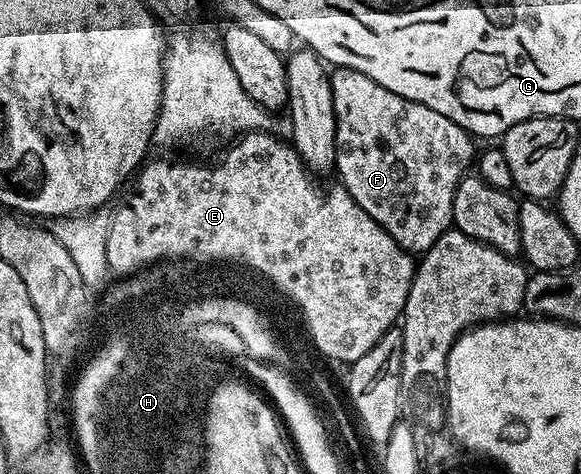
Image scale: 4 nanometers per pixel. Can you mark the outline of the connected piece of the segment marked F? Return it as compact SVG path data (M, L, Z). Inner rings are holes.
M335 67L329 76L337 119L335 173L338 180L356 203L386 233L393 235L401 248L412 255L426 253L443 233L452 228L453 195L477 157L472 134L453 123L453 119L445 119L445 115L433 111L433 107L405 99L381 87L381 83L369 79L369 75L361 75L361 71Z

